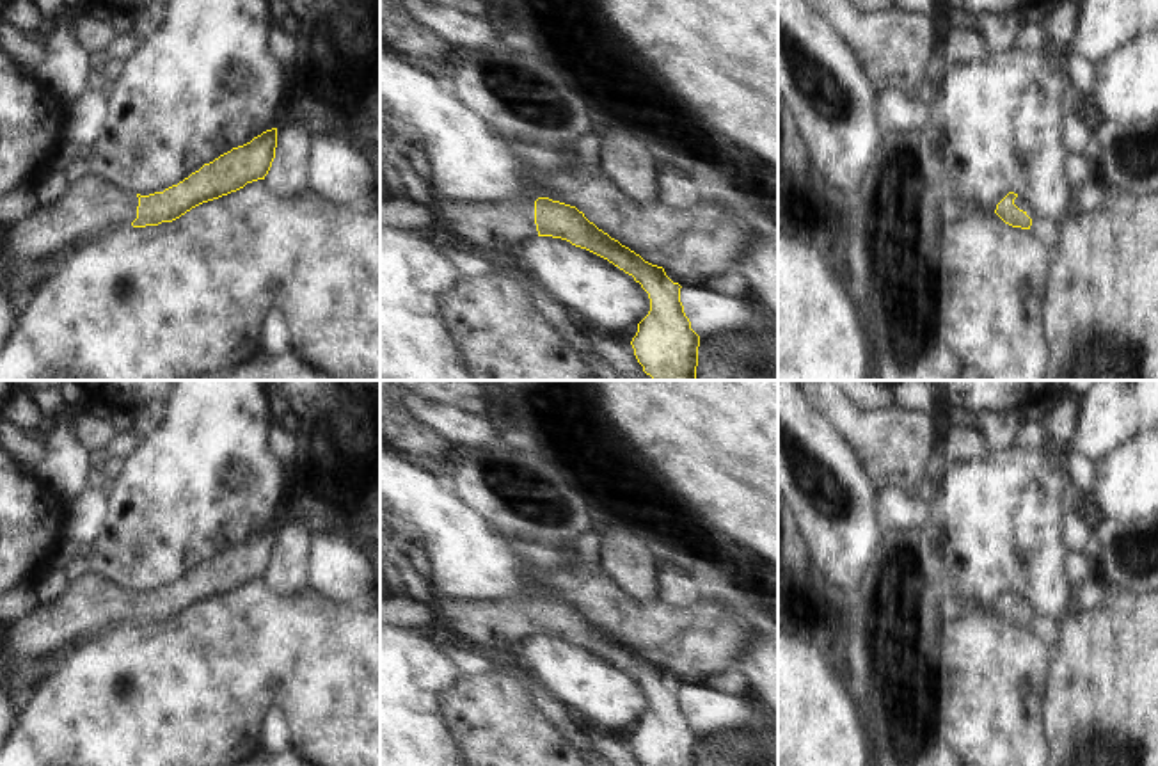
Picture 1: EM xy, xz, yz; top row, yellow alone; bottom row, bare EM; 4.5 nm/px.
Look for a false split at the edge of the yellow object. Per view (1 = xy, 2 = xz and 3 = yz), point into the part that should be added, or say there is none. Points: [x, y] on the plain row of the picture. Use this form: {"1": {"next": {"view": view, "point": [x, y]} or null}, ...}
{"1": {"next": {"view": "xy", "point": [93, 606]}}, "2": {"next": {"view": "xz", "point": [505, 624]}}, "3": {"next": {"view": "yz", "point": [1022, 601]}}}

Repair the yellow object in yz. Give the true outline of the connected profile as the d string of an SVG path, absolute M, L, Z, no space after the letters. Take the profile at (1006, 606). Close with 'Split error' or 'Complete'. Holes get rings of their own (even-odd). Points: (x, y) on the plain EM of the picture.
M1009 590L998 602L995 611L1009 624L1030 627L1032 617L1035 615L1027 597L1014 590Z. Split error.

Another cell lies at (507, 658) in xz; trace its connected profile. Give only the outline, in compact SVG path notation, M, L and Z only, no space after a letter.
M504 649L504 650L485 650L483 652L492 663L501 665L503 668L522 668L527 672L522 658L517 650Z

